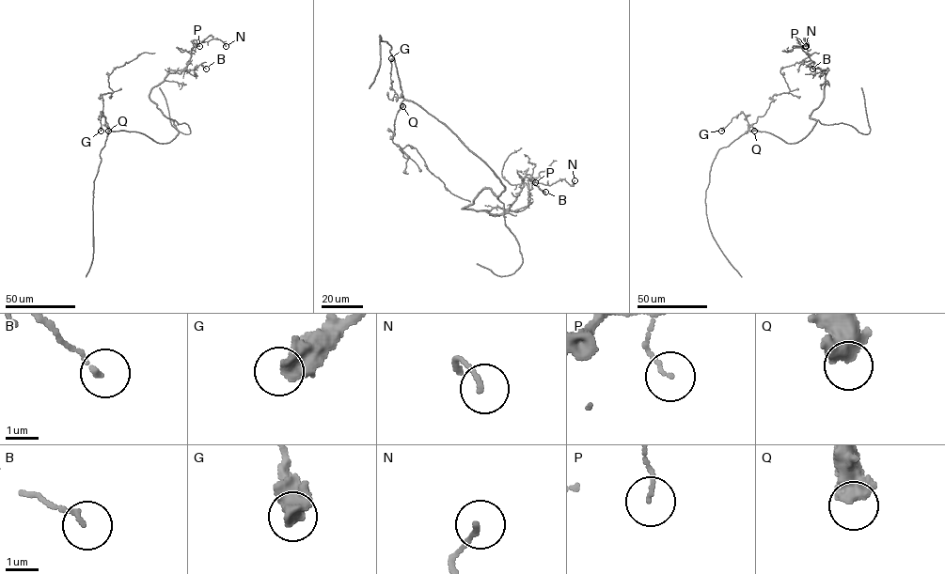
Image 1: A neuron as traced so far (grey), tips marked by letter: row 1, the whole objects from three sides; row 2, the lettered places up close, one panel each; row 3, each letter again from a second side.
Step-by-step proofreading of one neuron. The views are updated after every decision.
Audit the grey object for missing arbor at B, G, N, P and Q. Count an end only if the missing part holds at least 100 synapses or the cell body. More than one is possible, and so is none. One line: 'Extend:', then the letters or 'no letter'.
Extend: no letter

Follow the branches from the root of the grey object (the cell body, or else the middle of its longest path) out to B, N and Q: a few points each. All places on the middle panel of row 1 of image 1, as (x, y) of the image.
B: (464, 143), (505, 189), (497, 197), (484, 188), (463, 209), (522, 211), (528, 205), (533, 184), (545, 192)
N: (464, 143), (505, 189), (497, 197), (484, 188), (463, 209), (500, 215), (526, 177), (574, 180)
Q: (464, 143), (417, 103), (403, 100), (402, 106)

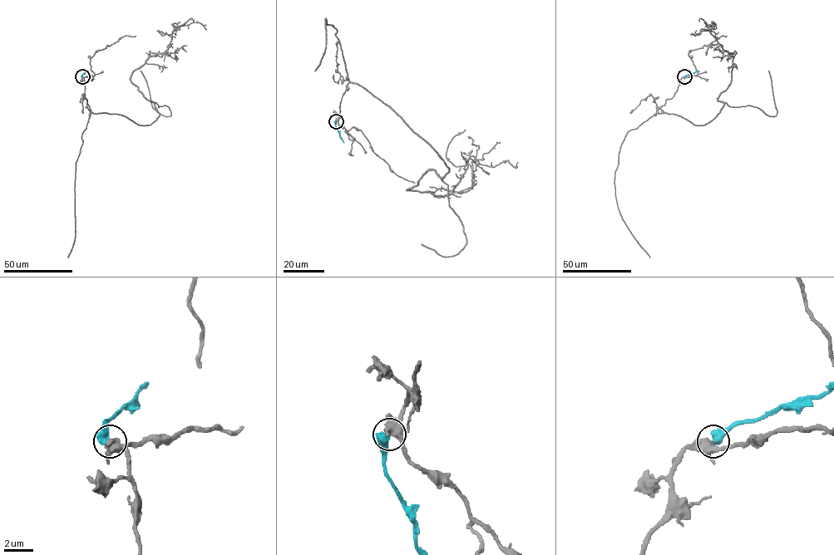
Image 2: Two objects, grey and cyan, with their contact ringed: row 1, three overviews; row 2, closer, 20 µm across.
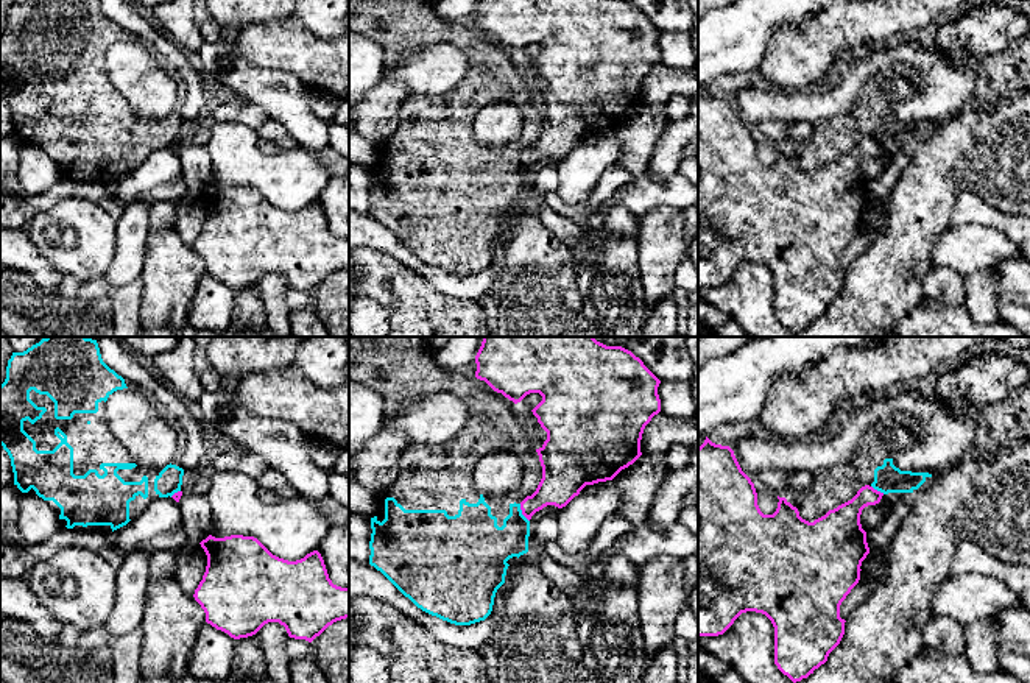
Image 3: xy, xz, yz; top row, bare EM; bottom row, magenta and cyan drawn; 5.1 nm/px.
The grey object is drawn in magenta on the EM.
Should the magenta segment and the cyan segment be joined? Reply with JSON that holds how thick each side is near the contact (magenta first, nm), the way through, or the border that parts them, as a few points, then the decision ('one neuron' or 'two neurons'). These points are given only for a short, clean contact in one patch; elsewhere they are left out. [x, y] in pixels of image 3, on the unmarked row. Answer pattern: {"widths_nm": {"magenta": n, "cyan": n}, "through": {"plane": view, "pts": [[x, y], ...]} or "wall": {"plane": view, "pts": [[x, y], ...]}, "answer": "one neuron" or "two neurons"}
{"widths_nm": {"magenta": 200, "cyan": 240}, "wall": {"plane": "xz", "pts": [[519, 155], [521, 164], [529, 172]]}, "answer": "two neurons"}

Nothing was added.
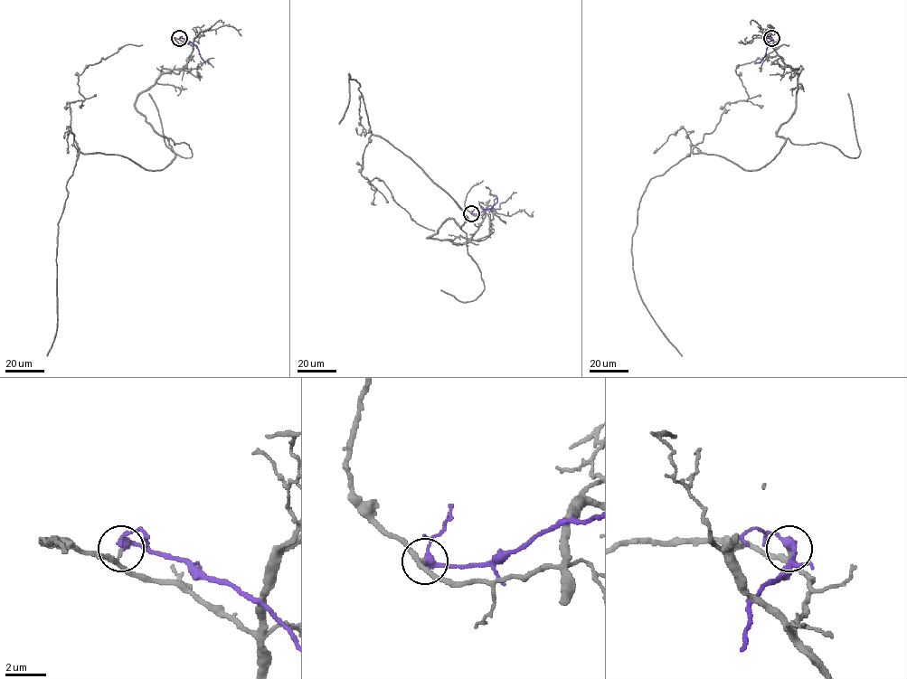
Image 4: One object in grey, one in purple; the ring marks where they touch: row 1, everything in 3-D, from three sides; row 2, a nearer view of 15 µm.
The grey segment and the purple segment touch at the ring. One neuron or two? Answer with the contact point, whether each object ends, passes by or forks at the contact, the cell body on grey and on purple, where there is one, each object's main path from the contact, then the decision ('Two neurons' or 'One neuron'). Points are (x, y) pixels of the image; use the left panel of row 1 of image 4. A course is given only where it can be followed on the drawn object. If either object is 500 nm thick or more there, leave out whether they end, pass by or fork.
Place: (179, 38). At the ring grey passes by. At the ring purple passes by. Soma of grey: none. Soma of purple: none. Course of grey: (180, 38), (188, 61), (135, 103), (168, 140), (167, 165), (77, 158), (47, 355). Course of purple: (180, 38), (192, 42), (204, 63). Two neurons

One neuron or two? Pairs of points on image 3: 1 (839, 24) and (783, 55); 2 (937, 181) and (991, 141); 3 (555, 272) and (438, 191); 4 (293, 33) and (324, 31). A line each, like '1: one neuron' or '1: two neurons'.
1: one neuron
2: one neuron
3: two neurons
4: two neurons

